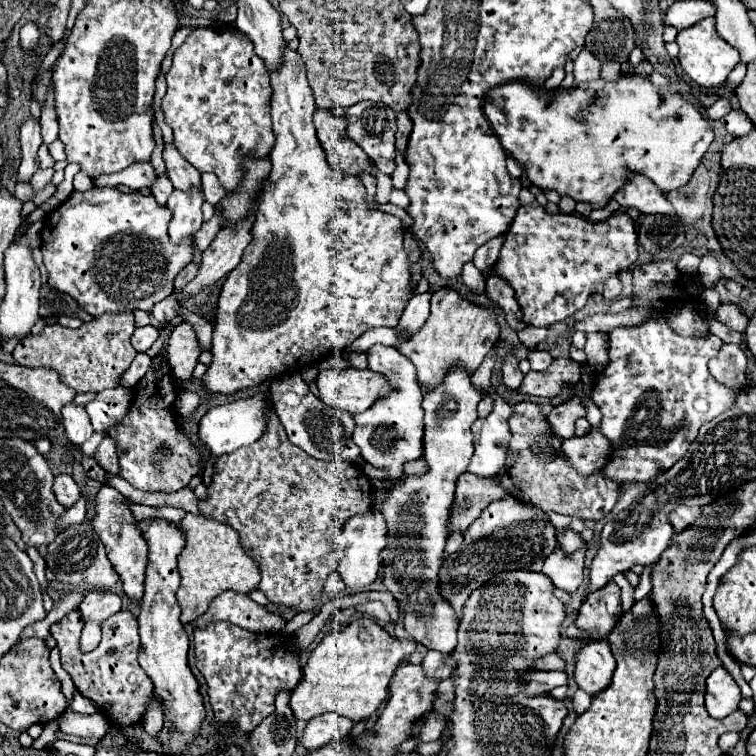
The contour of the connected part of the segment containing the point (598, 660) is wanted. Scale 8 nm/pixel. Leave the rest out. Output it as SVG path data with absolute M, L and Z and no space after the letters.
M588 641L576 655L574 679L586 693L598 695L610 685L614 669L616 661L612 657L610 645L606 641Z

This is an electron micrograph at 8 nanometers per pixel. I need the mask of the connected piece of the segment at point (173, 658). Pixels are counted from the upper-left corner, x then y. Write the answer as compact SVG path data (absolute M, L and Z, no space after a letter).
M142 519L138 521L138 529L148 545L148 565L146 565L146 579L144 579L144 597L140 603L138 615L138 629L142 651L138 661L146 675L154 681L154 693L162 697L166 709L166 729L158 733L158 739L172 751L188 751L190 743L196 739L202 721L204 721L204 703L202 695L198 693L198 681L194 679L188 667L188 635L184 625L180 623L180 605L174 593L180 587L180 573L178 573L178 555L186 545L186 537L178 525L166 519Z

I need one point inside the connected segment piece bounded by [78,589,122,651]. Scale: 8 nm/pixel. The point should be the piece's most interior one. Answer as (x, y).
(98, 605)

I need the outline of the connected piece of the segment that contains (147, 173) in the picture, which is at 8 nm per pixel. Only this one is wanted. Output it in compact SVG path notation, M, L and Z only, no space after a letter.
M134 163L132 167L122 169L122 173L114 173L114 175L104 175L98 177L94 181L94 185L126 185L130 189L142 189L142 187L150 187L150 183L154 183L156 179L156 171L150 163Z

